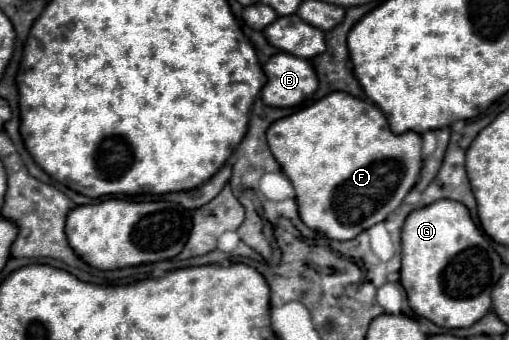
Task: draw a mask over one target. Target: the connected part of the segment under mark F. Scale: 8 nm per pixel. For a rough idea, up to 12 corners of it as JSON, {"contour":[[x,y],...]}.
{"contour":[[334,91],[266,139],[306,227],[336,241],[414,187],[422,139]]}

